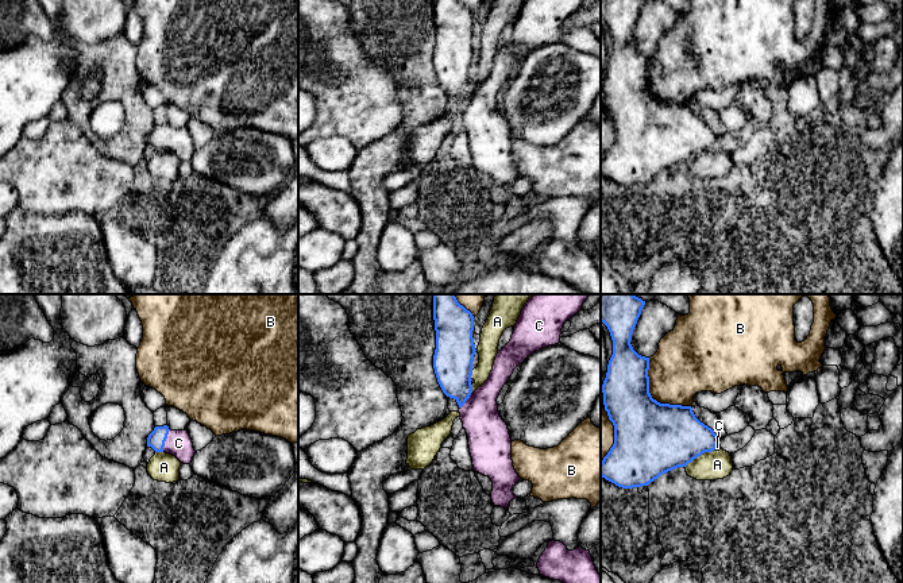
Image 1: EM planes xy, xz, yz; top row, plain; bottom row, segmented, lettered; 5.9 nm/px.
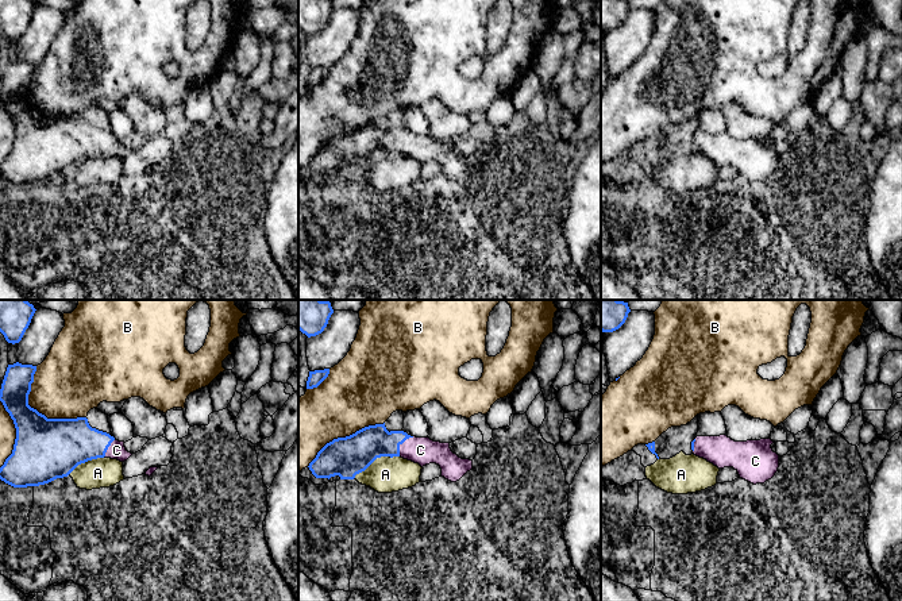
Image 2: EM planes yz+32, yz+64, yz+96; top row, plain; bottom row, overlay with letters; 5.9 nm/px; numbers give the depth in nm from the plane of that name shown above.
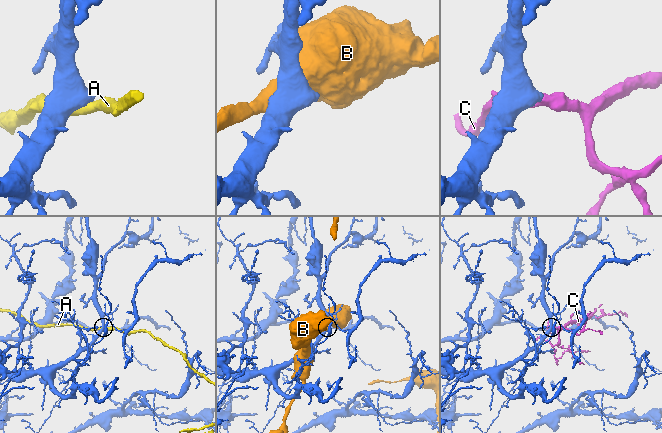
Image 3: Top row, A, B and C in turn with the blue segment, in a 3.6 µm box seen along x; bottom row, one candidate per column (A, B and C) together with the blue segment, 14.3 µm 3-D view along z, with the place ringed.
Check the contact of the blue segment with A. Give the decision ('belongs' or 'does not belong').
does not belong

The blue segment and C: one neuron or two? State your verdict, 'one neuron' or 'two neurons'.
one neuron

